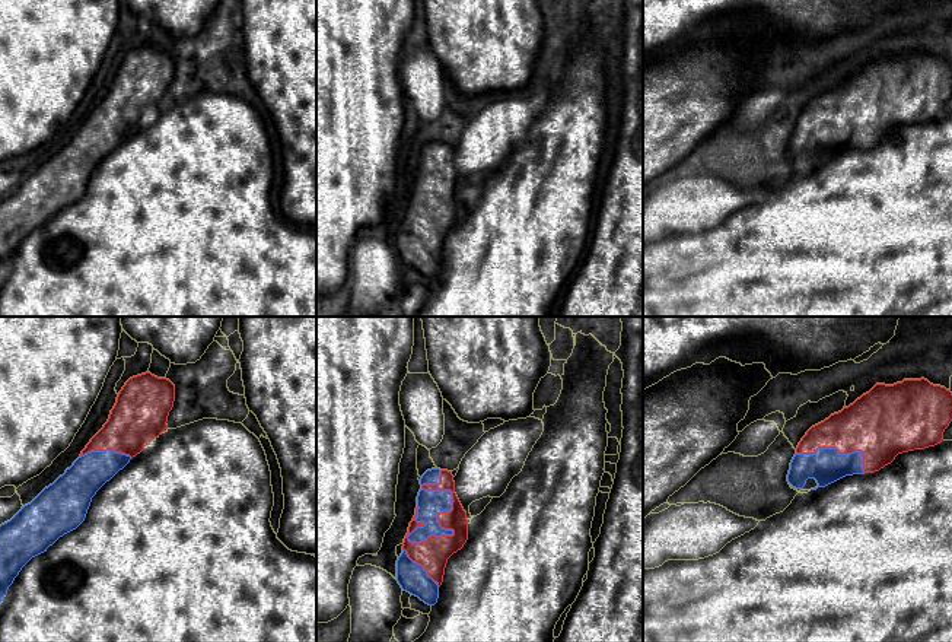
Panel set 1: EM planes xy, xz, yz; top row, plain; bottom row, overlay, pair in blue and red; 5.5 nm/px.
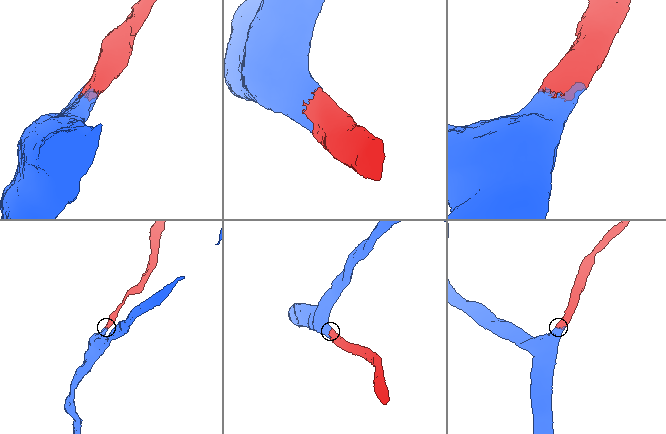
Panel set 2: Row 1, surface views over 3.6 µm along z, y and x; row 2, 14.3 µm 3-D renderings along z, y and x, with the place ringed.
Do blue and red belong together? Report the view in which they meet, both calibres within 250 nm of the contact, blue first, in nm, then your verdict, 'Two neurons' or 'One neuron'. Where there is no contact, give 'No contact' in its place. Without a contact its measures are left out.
Touches blue in xz. Thickness 140 nm (blue) against 170 nm. One neuron

